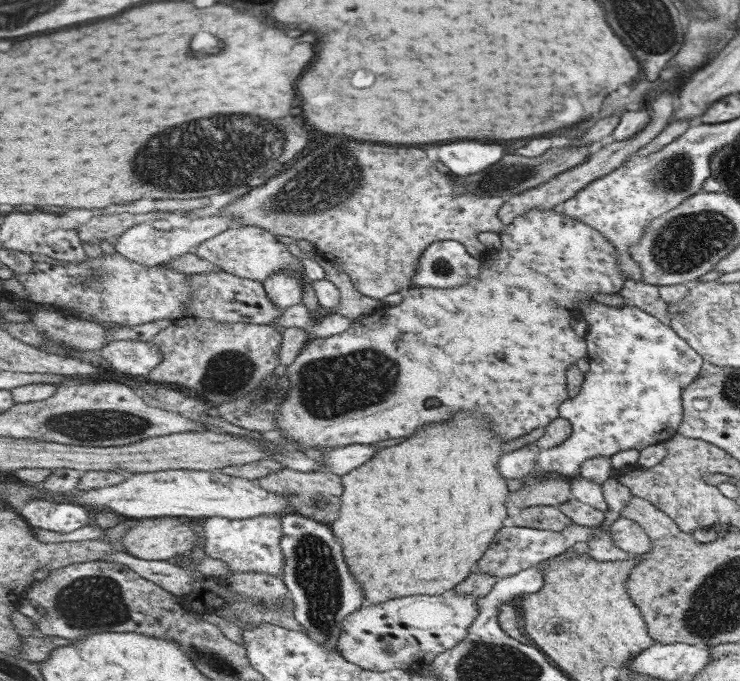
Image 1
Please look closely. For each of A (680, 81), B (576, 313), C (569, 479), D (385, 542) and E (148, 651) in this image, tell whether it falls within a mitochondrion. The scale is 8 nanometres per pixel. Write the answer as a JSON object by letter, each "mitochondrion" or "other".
{"A":"other","B":"other","C":"other","D":"other","E":"other"}

